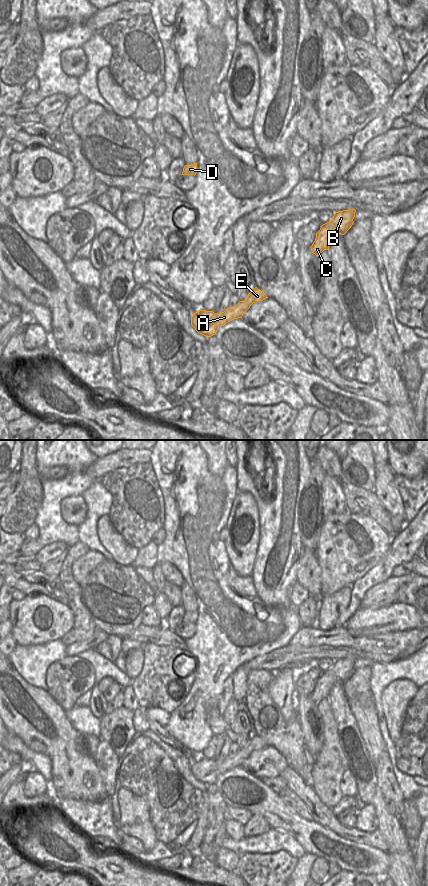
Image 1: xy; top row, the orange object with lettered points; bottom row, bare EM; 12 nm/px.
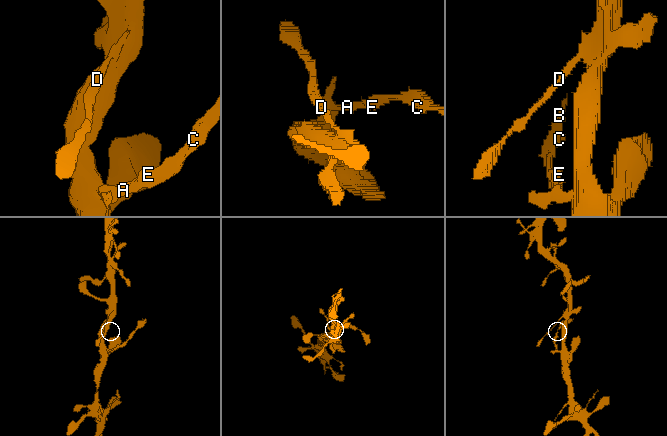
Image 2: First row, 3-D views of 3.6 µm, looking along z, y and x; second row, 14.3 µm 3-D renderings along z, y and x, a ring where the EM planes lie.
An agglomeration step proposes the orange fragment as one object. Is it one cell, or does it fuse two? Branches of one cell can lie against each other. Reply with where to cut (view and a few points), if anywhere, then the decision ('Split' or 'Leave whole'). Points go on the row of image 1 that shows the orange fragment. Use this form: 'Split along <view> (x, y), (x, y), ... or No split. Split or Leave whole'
Split along xy (215, 313), (220, 325). Split.

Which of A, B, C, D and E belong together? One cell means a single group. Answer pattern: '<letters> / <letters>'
A B C E / D

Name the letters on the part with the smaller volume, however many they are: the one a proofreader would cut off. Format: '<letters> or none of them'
A, B, C, E

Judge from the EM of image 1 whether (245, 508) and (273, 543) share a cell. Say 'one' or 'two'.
two

